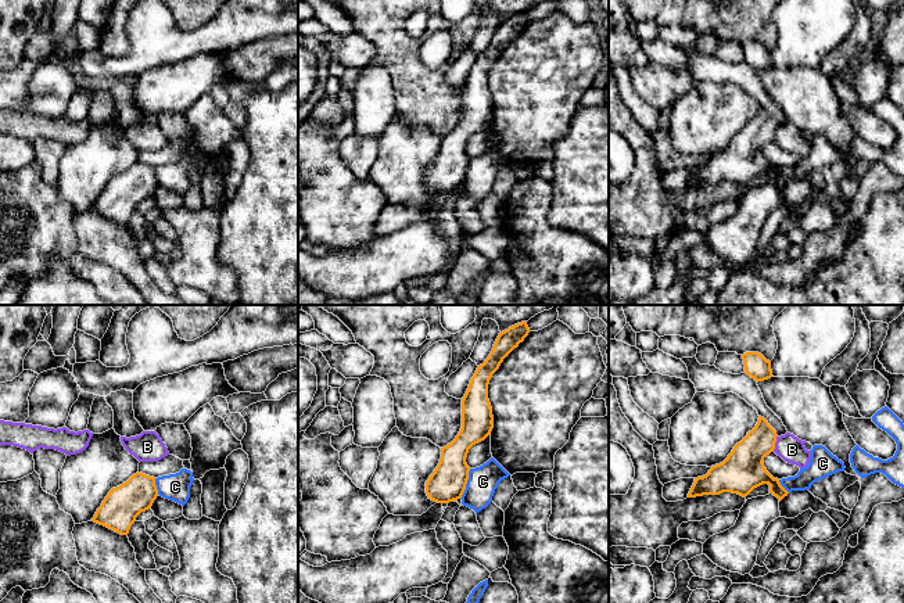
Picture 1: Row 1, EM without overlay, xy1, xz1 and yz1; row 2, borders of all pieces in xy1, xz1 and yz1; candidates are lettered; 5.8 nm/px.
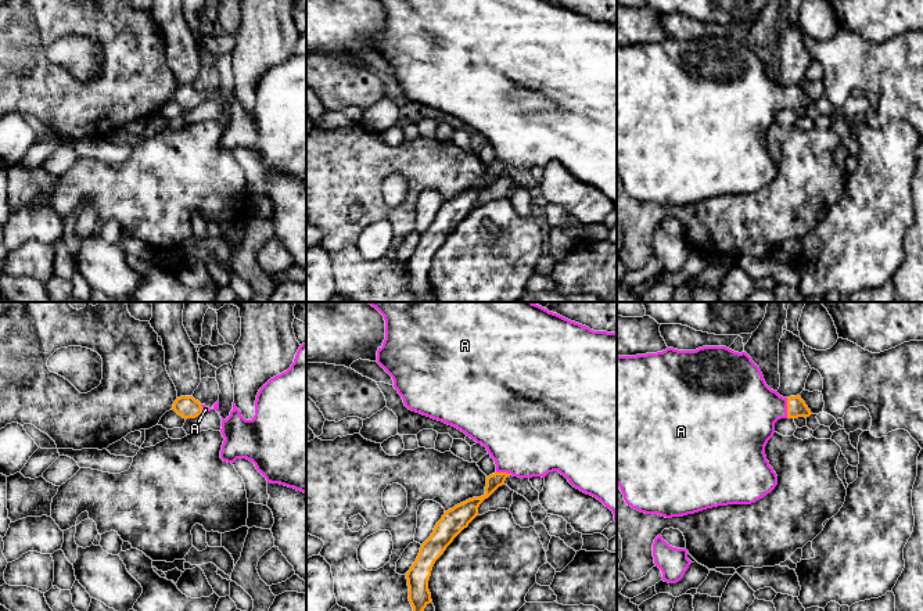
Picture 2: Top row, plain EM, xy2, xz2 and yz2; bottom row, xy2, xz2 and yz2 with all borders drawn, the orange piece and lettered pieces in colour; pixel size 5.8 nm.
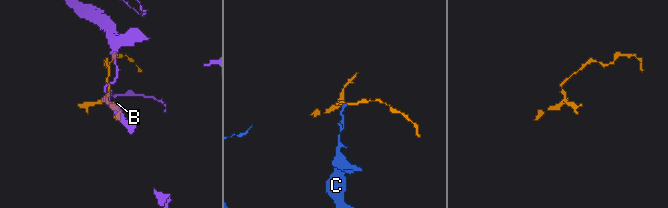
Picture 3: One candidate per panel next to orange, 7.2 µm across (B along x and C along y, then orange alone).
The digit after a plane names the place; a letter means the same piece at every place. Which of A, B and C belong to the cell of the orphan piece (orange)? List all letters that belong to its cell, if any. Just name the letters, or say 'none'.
A

